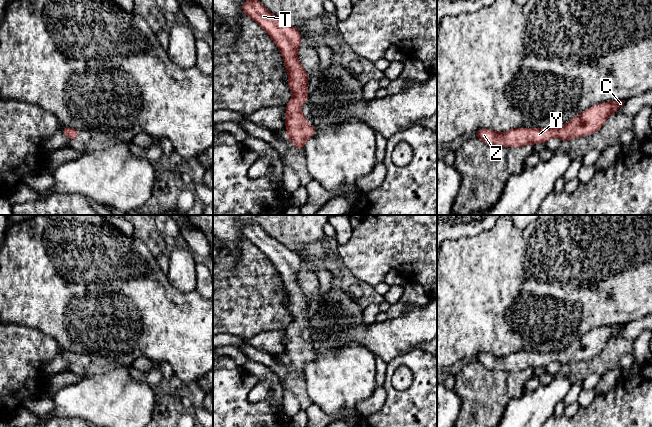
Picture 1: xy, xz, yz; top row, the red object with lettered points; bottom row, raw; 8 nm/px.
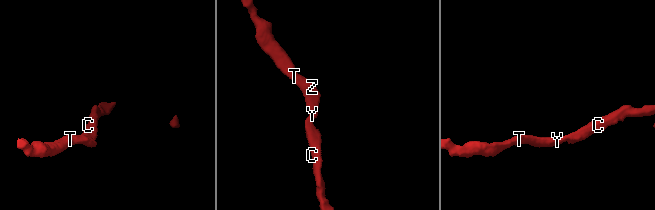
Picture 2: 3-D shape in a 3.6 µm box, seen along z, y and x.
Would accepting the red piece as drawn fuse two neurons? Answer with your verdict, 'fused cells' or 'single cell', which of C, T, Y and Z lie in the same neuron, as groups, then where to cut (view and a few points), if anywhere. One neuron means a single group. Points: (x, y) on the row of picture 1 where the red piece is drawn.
single cell | C T Y Z | no cut

